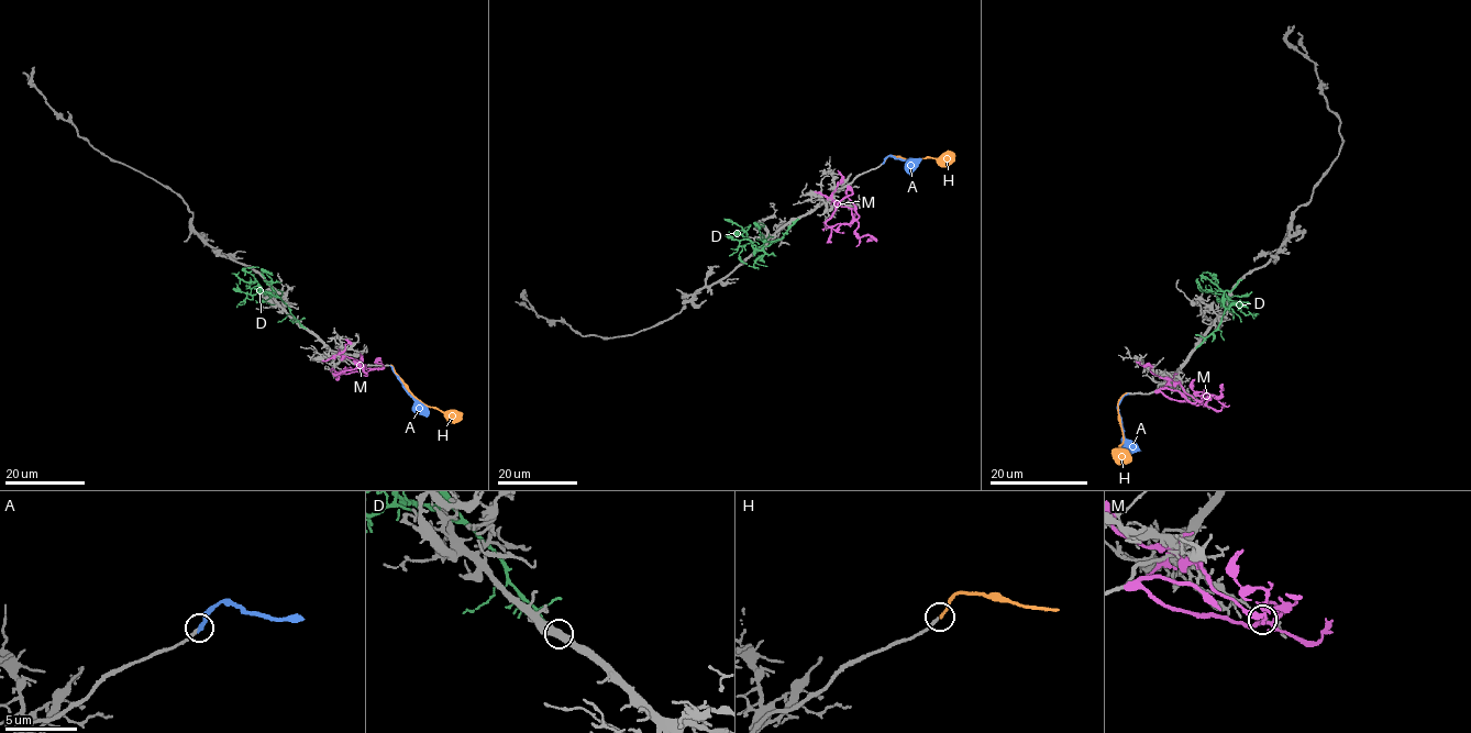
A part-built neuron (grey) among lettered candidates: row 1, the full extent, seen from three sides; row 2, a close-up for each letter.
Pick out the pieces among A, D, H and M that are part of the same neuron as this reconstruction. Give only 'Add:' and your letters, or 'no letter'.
Add: H

